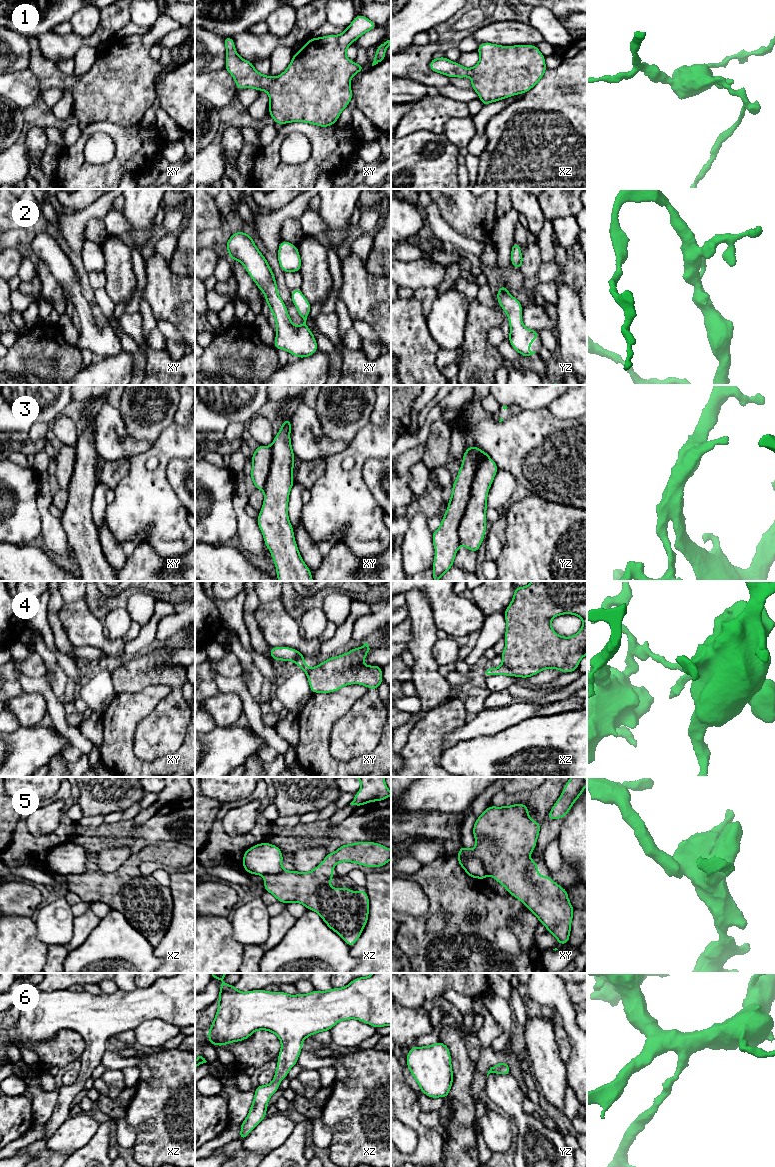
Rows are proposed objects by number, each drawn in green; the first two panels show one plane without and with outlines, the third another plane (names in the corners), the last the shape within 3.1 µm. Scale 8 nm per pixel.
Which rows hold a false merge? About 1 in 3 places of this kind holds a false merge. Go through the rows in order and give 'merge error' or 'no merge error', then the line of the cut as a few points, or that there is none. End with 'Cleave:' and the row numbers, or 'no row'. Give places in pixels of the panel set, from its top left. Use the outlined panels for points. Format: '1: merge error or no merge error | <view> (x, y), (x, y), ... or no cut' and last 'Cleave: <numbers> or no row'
1: no merge error | no cut
2: no merge error | no cut
3: no merge error | no cut
4: merge error | xz (502, 663), (513, 675)
5: merge error | xy (459, 850), (463, 857), (475, 857), (482, 864), (487, 874)
6: no merge error | no cut
Cleave: 4, 5

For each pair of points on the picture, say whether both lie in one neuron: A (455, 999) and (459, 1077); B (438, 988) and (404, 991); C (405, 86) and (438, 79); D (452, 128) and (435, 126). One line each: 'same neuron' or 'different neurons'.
A: different neurons
B: same neuron
C: different neurons
D: different neurons

